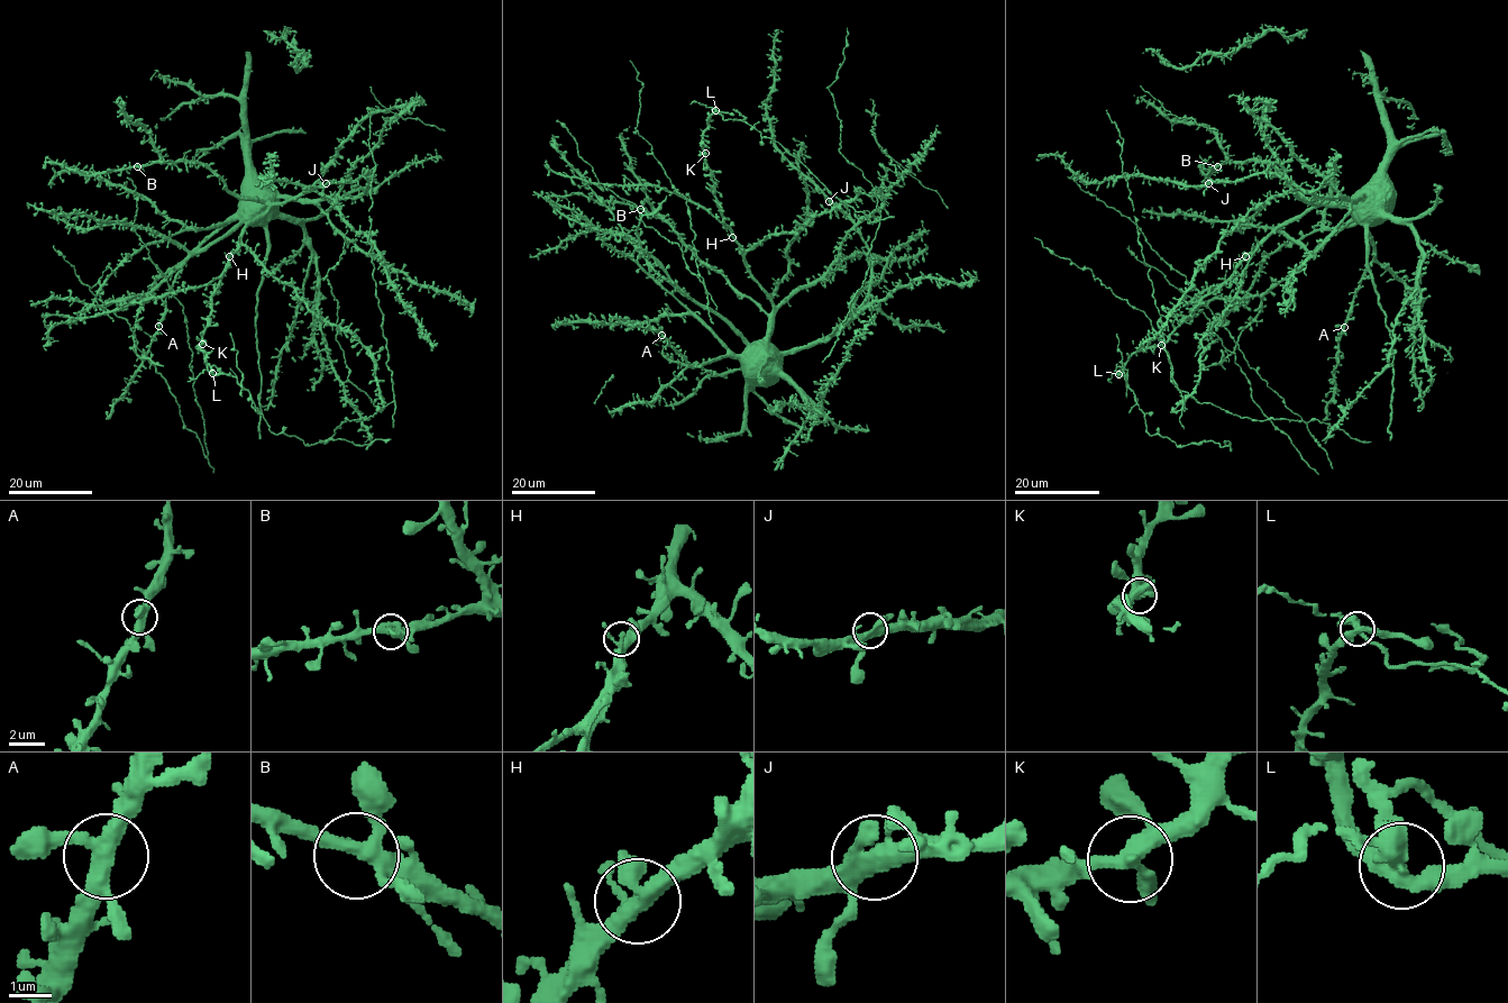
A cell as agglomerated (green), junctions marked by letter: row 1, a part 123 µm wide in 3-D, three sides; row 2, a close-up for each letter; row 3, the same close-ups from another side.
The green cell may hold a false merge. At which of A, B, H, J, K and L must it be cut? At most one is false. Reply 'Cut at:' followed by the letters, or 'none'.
Cut at: L

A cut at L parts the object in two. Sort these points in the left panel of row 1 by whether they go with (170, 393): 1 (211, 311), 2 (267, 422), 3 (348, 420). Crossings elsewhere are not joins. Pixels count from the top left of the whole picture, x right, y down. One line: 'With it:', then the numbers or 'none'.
With it: 1, 3

